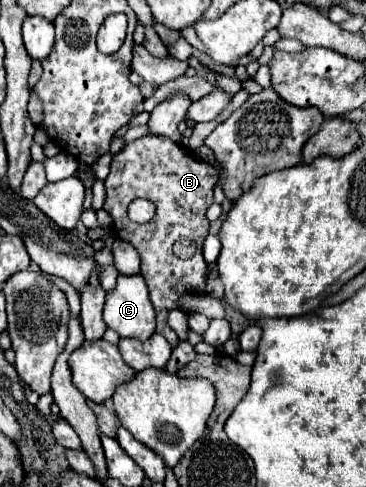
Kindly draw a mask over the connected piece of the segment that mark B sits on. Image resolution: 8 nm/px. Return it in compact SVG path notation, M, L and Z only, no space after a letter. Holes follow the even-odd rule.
M146 135L146 137L140 137L132 143L128 143L120 153L114 155L110 175L104 181L106 183L104 211L110 213L110 217L114 219L112 233L136 247L140 261L142 261L140 273L146 277L150 299L156 307L156 333L162 333L172 347L178 345L178 335L168 325L168 313L172 309L176 309L180 297L206 293L208 263L202 257L202 241L206 239L206 233L210 227L210 221L206 219L206 211L214 203L216 179L218 179L218 171L210 163L194 159L184 147L170 141L168 137ZM138 197L150 199L156 205L156 215L144 225L138 225L138 223L130 221L130 217L128 217L128 203Z

